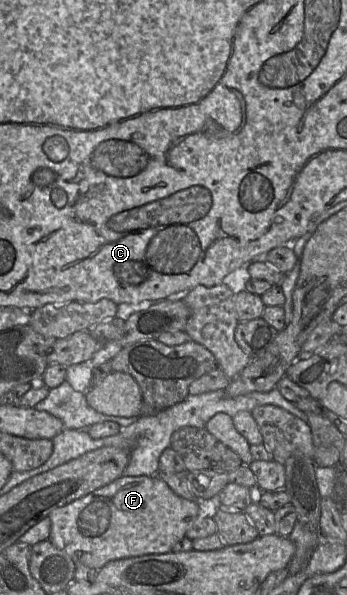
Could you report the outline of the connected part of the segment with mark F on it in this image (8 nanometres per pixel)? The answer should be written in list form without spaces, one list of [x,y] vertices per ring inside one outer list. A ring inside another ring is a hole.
[[[123,475],[52,511],[49,540],[66,552],[74,563],[99,570],[118,559],[172,552],[173,546],[208,509],[208,504],[175,494],[159,475]]]

